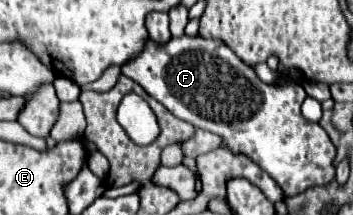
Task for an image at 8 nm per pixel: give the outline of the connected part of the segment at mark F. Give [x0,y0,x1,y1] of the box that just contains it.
[121,35,335,199]

